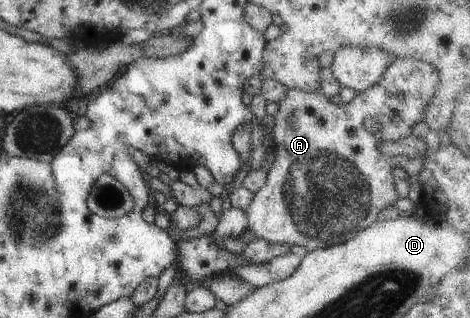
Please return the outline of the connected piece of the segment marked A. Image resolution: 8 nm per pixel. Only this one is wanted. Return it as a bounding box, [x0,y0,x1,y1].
[241,57,439,253]

